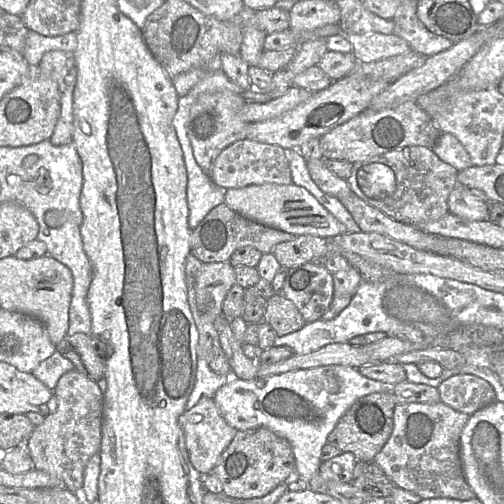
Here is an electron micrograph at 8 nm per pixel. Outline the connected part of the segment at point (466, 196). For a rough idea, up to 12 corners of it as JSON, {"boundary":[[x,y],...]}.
{"boundary":[[457,182],[448,198],[450,214],[487,220],[489,202]]}

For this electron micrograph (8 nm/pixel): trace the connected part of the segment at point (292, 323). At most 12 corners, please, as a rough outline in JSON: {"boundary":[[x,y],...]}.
{"boundary":[[278,292],[267,299],[263,321],[279,337],[307,324]]}

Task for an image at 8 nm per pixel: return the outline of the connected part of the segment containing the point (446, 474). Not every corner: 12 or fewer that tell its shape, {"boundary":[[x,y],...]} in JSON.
{"boundary":[[443,402],[396,404],[373,462],[422,499],[477,497]]}

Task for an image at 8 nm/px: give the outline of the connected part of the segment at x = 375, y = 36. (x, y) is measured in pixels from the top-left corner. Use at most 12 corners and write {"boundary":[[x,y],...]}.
{"boundary":[[395,34],[345,35],[358,63],[413,52]]}

